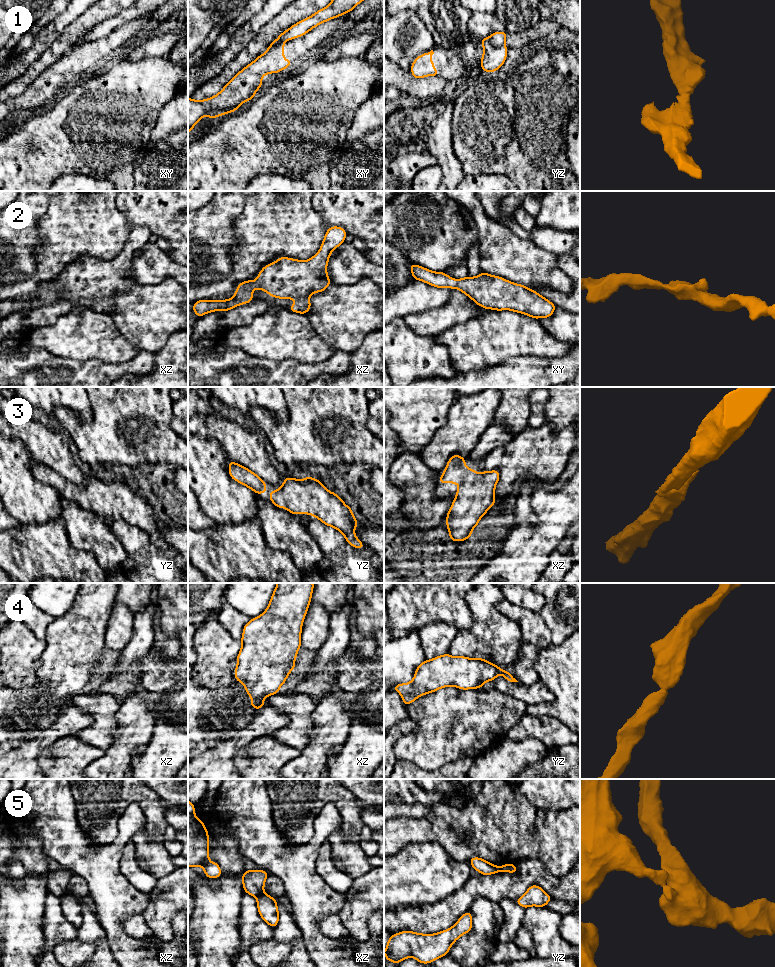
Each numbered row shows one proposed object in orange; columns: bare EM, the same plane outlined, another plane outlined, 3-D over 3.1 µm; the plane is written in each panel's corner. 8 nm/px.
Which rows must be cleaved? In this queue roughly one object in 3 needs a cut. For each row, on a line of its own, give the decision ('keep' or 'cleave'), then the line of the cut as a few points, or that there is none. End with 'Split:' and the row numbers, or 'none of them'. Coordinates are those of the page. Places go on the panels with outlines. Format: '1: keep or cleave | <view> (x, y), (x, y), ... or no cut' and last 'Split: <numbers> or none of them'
1: cleave | xy (283, 41), (274, 44), (272, 49), (265, 53)
2: keep | no cut
3: keep | no cut
4: keep | no cut
5: cleave | xz (263, 892), (256, 897)
Split: 1, 5

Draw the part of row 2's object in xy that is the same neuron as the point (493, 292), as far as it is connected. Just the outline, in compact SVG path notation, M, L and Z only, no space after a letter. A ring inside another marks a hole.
M412 263L410 271L415 280L437 288L458 289L485 309L511 310L534 319L548 318L556 309L552 302L533 289L488 273L452 279L444 272L434 272Z

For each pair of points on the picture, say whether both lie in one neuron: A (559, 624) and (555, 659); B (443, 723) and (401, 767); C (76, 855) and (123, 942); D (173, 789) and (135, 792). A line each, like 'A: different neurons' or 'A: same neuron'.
A: different neurons
B: different neurons
C: same neuron
D: different neurons

